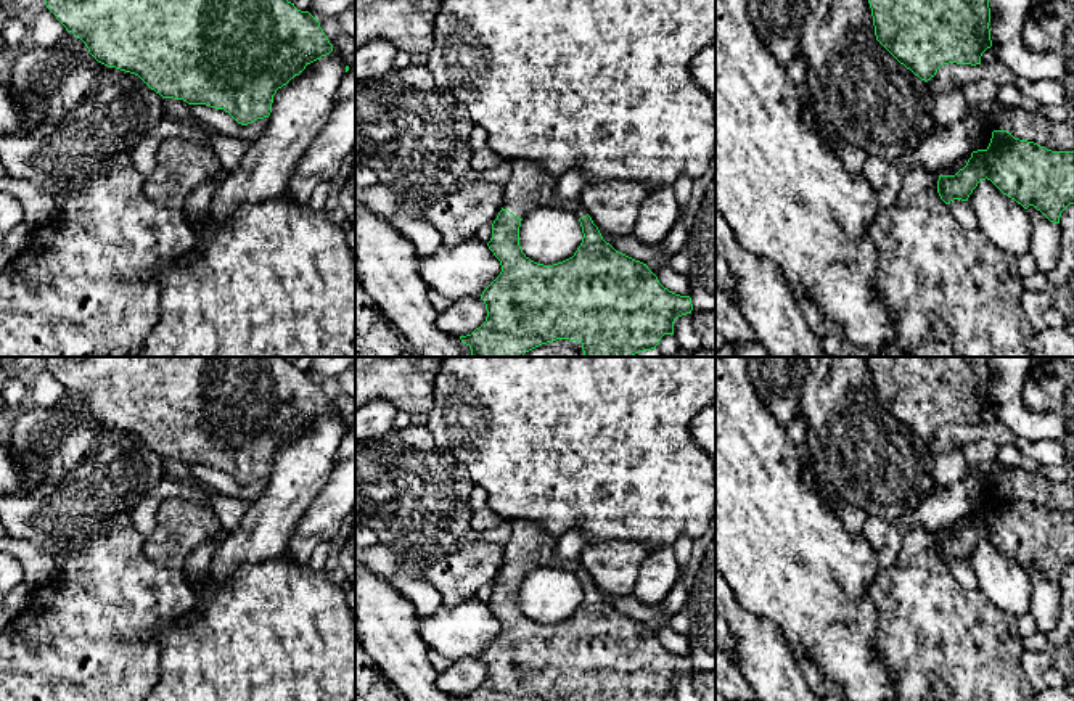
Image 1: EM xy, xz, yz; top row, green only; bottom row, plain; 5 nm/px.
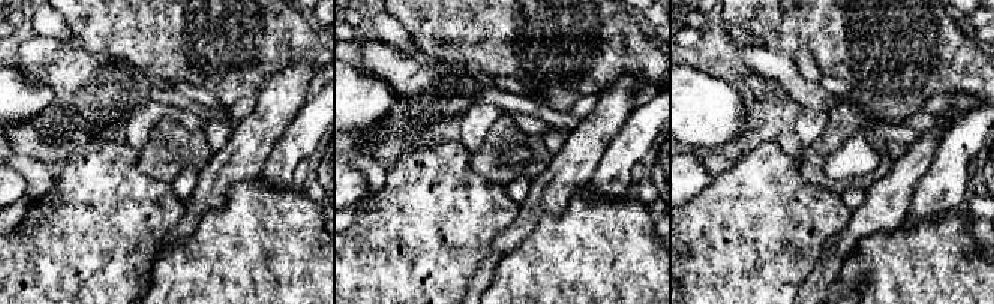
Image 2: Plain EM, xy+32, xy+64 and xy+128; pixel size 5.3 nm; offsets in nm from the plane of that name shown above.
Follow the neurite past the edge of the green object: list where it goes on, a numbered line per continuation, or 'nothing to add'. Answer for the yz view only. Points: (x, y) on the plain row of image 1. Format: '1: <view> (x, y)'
nothing to add

